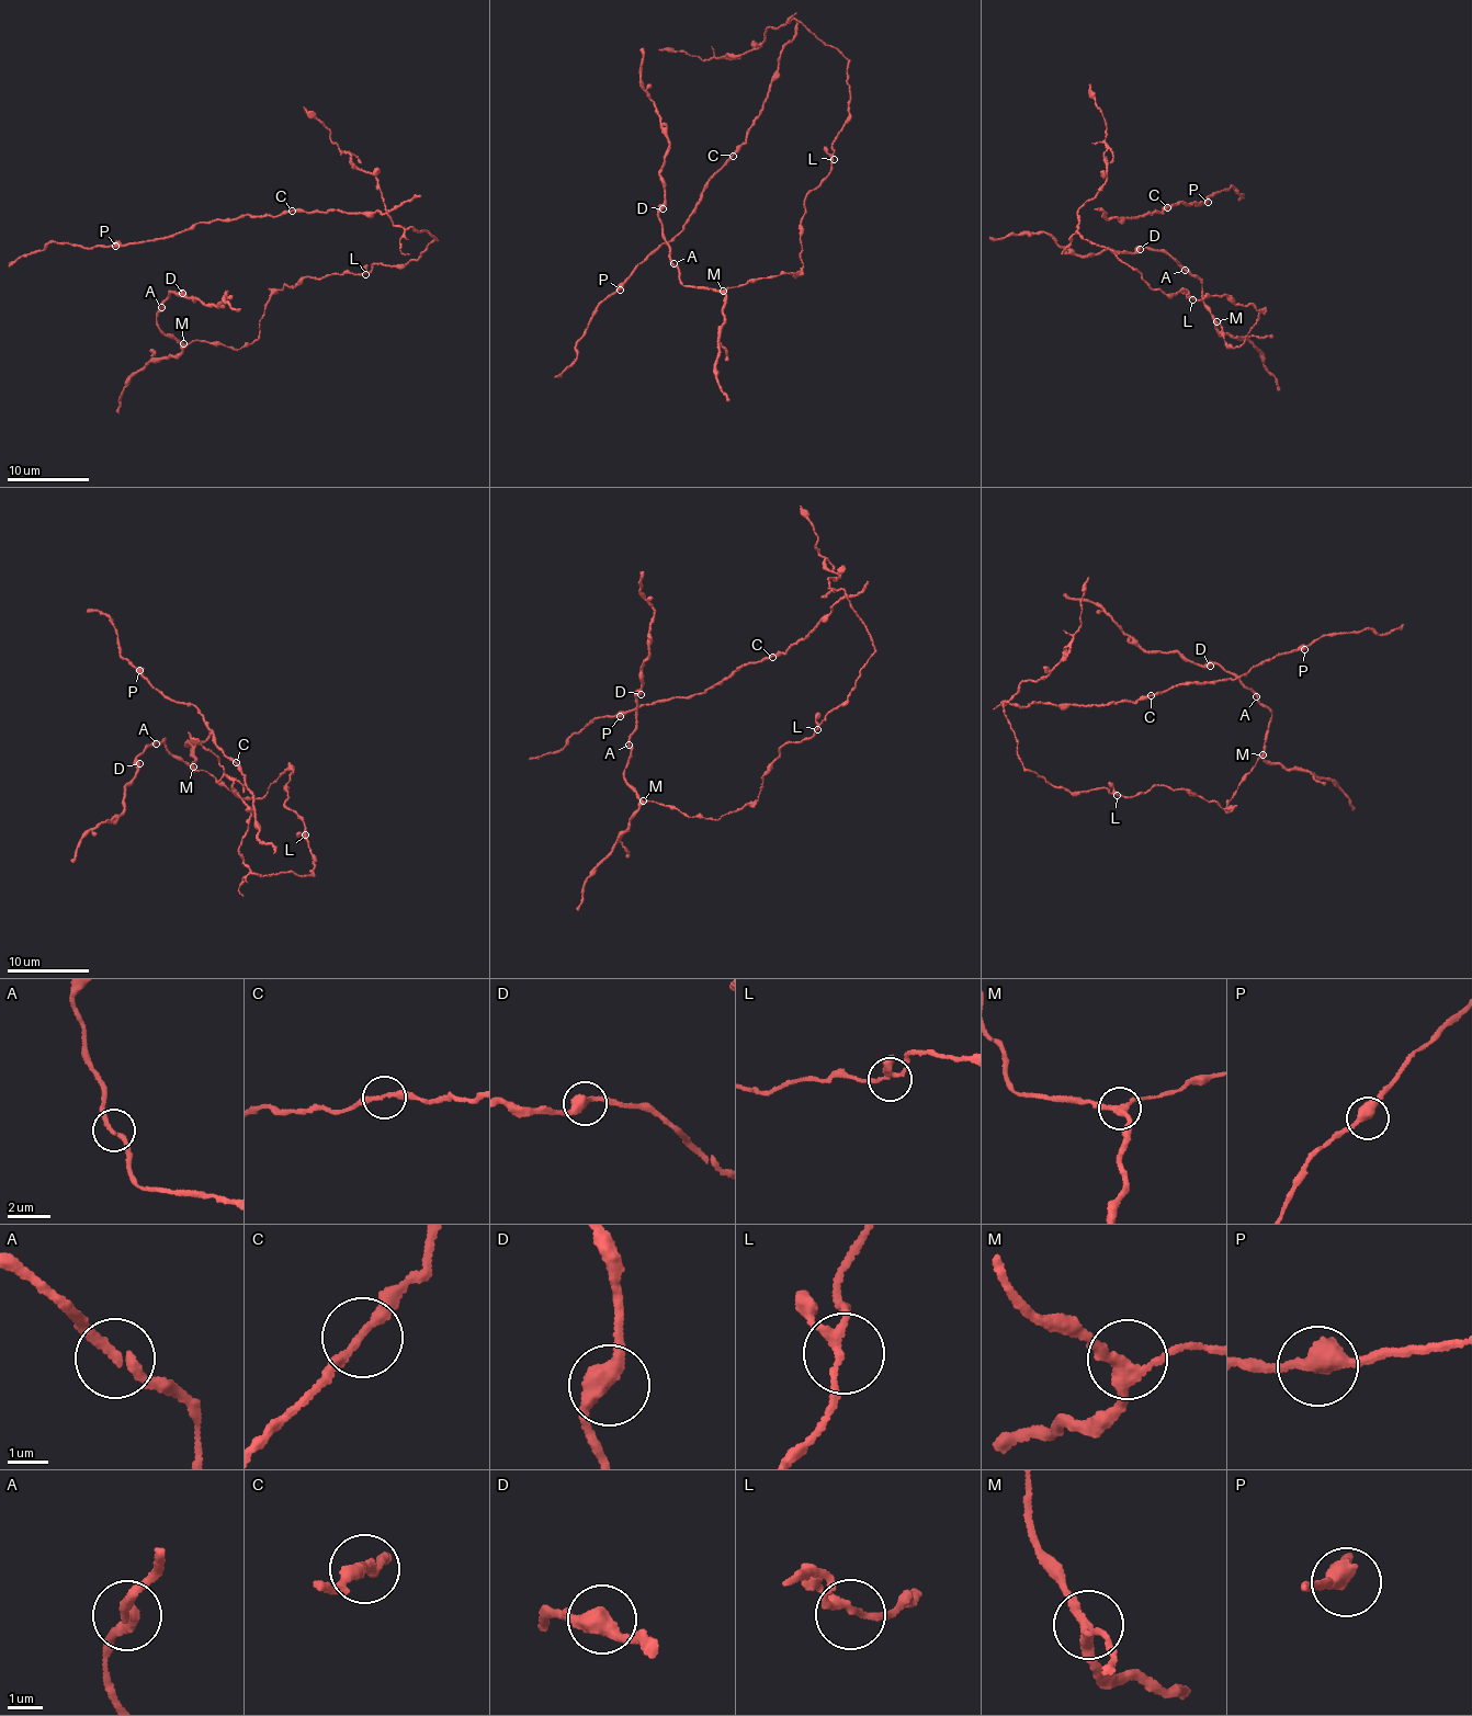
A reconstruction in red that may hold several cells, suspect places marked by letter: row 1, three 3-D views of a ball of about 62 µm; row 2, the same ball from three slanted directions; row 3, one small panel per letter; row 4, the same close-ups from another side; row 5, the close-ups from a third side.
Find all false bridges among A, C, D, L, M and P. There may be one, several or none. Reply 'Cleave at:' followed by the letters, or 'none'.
Cleave at: none

